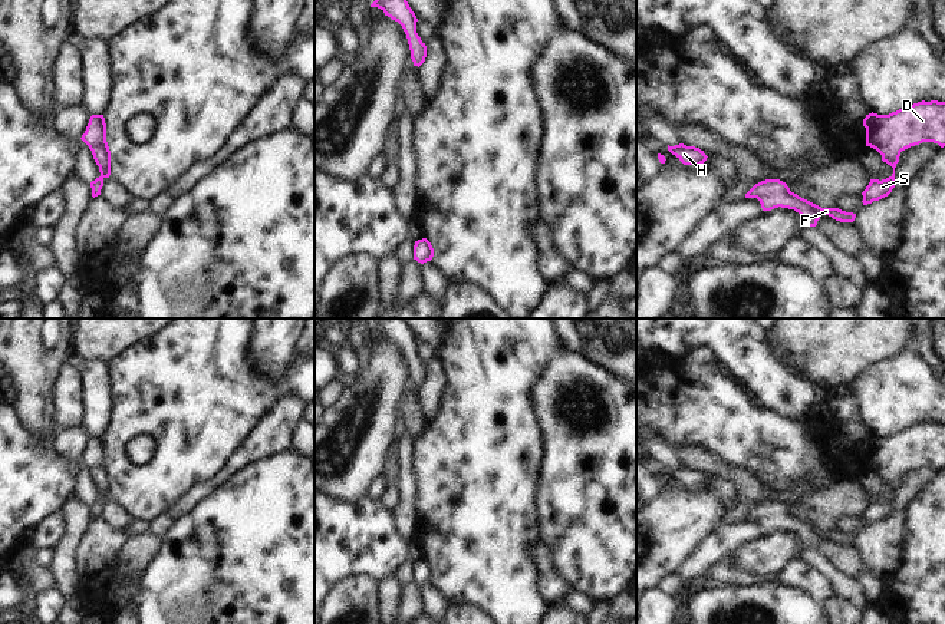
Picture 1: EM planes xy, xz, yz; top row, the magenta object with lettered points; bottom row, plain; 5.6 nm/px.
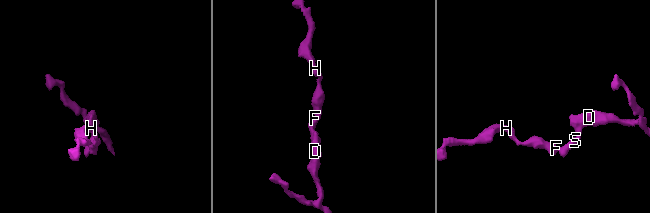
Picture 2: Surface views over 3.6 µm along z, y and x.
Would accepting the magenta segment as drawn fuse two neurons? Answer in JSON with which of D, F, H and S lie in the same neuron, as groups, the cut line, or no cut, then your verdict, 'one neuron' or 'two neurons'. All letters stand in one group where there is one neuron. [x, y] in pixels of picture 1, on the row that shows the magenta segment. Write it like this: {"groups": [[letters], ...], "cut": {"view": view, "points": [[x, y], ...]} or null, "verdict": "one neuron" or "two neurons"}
{"groups": [["D", "F", "H", "S"]], "cut": null, "verdict": "one neuron"}

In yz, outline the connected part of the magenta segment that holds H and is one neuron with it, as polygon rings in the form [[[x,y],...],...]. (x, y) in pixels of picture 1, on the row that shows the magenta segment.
[[[684,143],[669,146],[668,151],[675,155],[684,165],[701,165],[707,161],[704,151],[695,146],[686,146]]]

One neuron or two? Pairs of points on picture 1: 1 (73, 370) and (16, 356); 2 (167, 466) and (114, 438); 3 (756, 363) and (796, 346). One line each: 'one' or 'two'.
1: two
2: one
3: two

